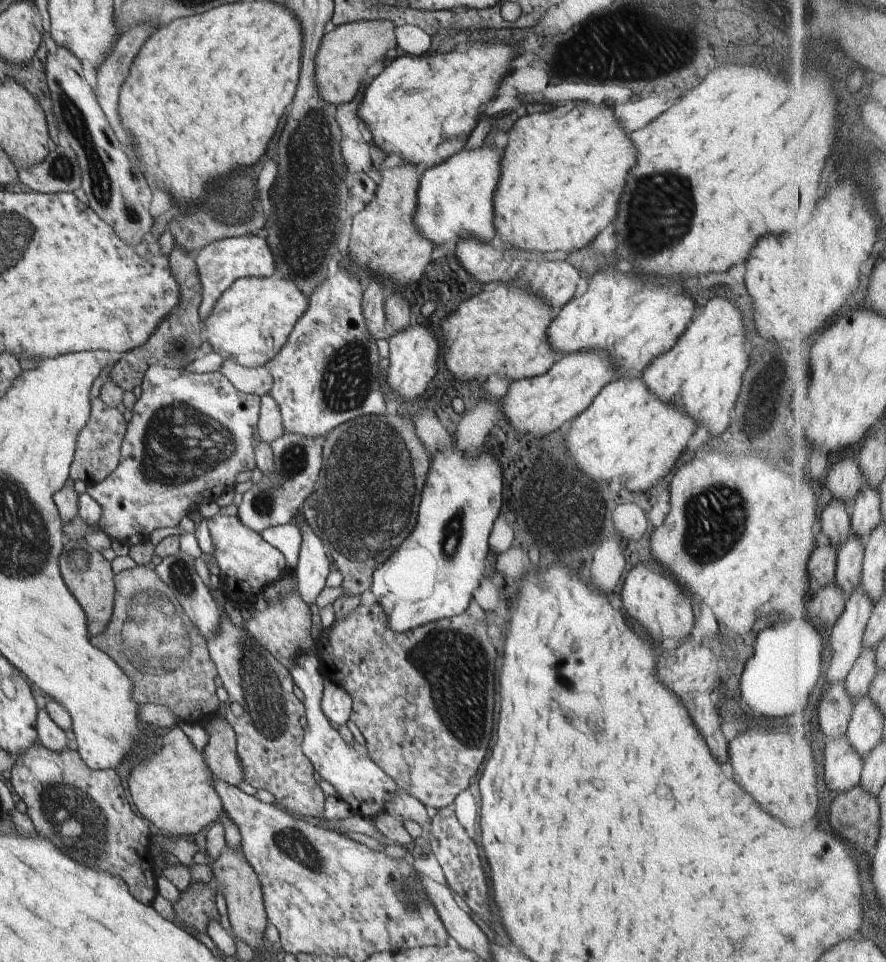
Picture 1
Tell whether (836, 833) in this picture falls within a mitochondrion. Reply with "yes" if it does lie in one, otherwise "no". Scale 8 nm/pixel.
no

